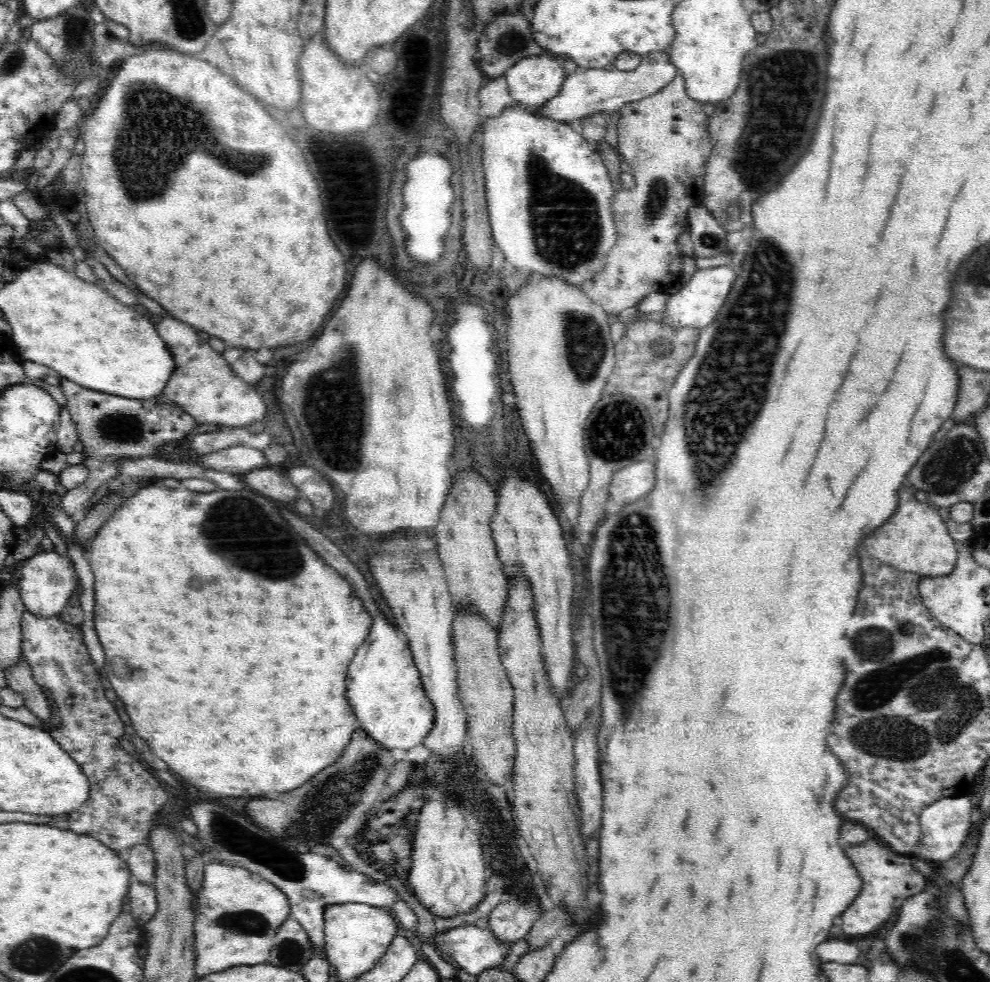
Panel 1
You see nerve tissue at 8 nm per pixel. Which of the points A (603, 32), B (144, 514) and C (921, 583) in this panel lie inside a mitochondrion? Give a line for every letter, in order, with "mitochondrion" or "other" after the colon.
A: other
B: other
C: other

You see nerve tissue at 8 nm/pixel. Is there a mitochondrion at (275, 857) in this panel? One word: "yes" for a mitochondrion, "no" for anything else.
yes

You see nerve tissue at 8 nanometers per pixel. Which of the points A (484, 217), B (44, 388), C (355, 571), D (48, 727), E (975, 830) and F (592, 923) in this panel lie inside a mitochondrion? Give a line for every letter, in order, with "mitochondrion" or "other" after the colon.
A: other
B: other
C: other
D: other
E: other
F: other

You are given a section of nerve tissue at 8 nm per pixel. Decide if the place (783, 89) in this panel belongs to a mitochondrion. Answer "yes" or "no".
yes

